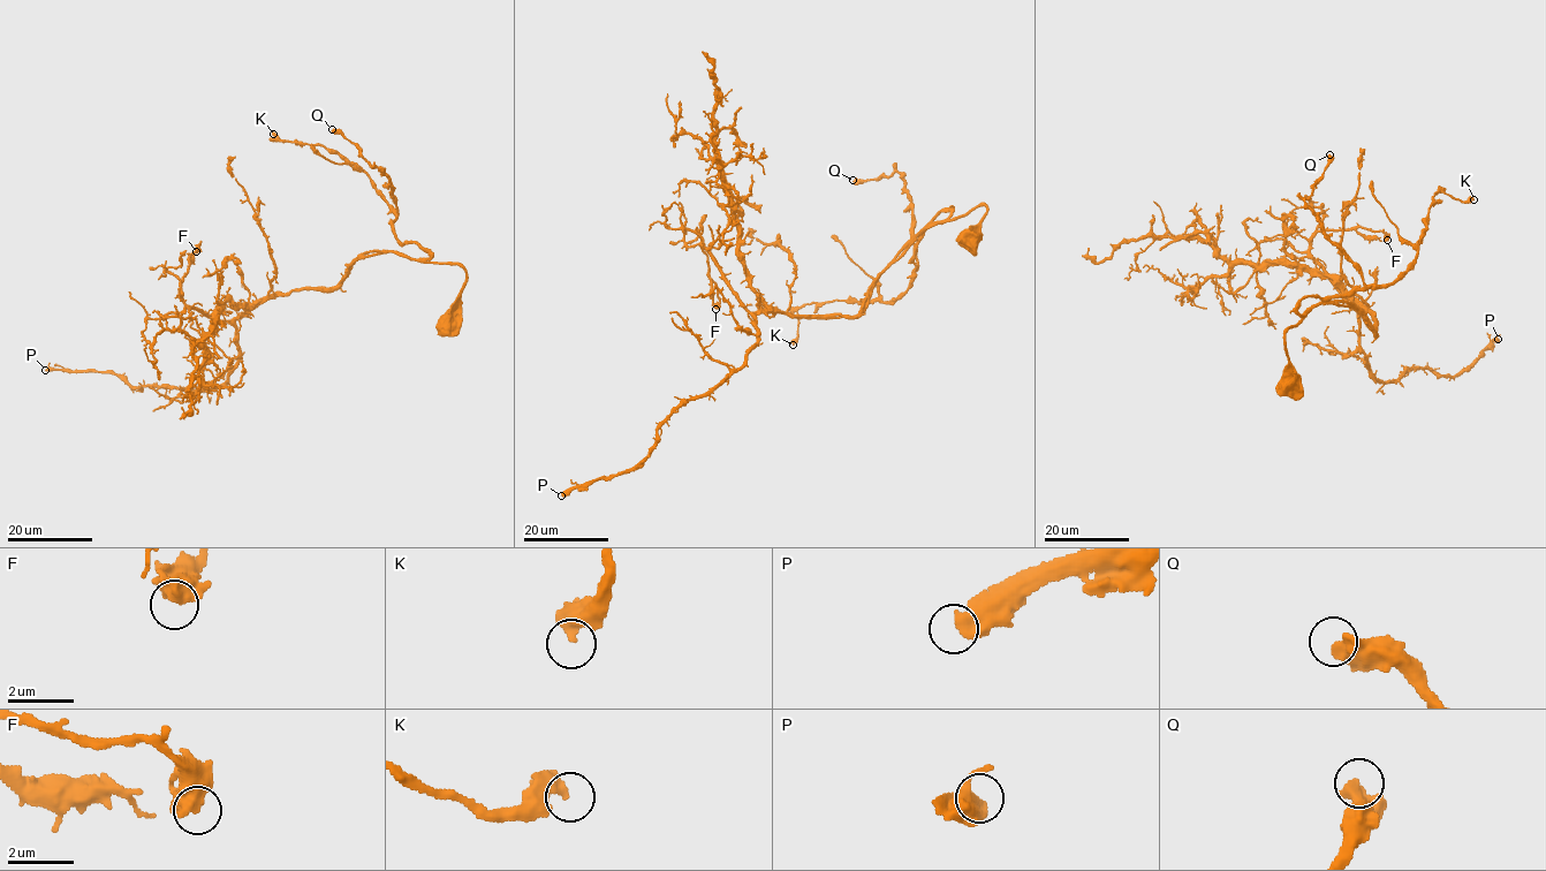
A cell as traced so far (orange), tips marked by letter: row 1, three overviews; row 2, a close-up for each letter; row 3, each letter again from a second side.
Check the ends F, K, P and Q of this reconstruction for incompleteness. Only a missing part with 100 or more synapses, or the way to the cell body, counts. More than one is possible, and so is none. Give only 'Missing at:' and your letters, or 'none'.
Missing at: P

